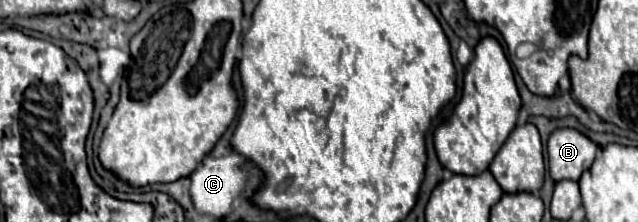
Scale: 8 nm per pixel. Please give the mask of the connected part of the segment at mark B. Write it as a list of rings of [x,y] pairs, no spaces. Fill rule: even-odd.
[[[572,128],[556,130],[548,140],[548,164],[554,182],[574,180],[578,182],[582,172],[590,168],[598,146]]]

